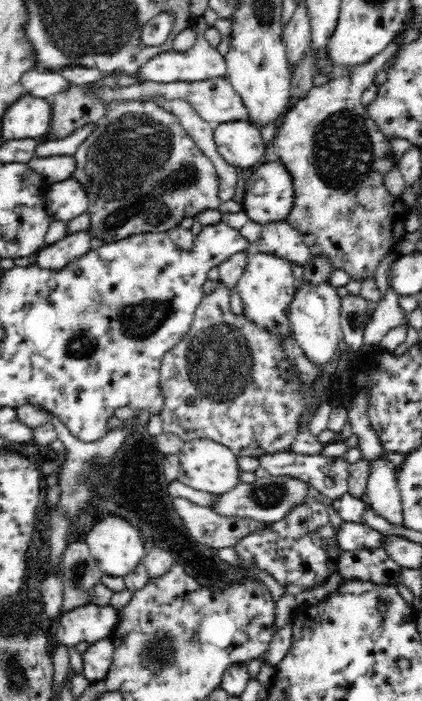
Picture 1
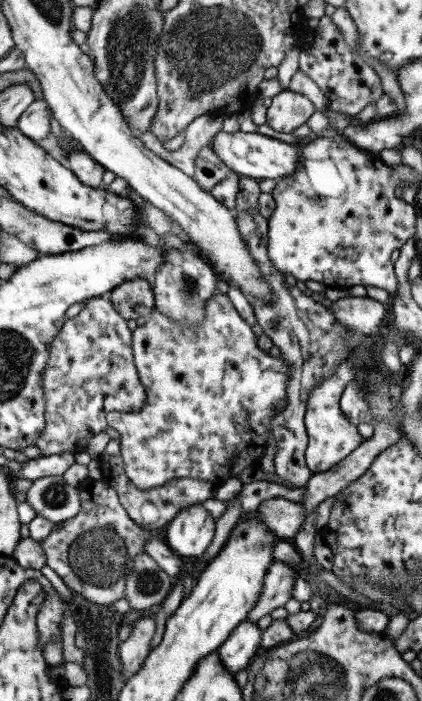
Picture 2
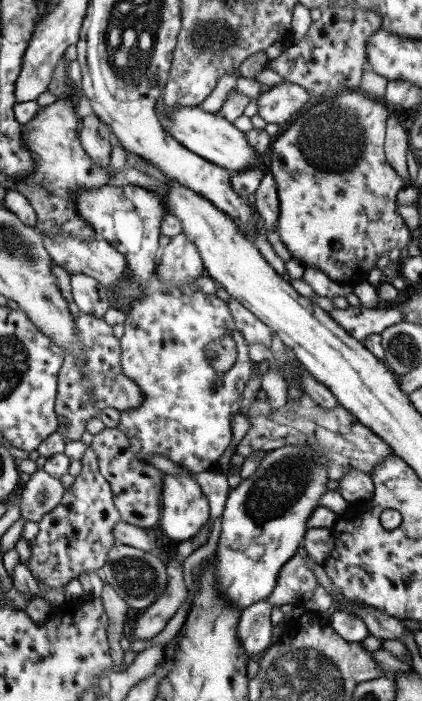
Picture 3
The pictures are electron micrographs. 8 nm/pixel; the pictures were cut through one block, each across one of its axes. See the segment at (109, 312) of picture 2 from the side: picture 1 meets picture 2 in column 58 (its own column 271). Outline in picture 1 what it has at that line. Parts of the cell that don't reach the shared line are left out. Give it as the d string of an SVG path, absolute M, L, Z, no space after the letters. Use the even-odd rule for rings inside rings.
M218 281L219 286L210 294L204 295L196 309L194 320L190 325L190 330L182 337L182 340L175 344L164 356L161 362L160 385L162 386L162 395L164 395L164 408L159 412L163 423L163 432L176 434L184 443L190 440L209 439L214 442L226 446L234 455L238 457L250 457L260 459L262 456L276 452L291 451L291 446L296 440L300 429L299 419L307 410L307 402L305 402L305 392L303 391L303 383L301 382L301 374L299 370L293 370L290 359L286 357L284 349L282 349L282 335L278 333L270 333L268 329L262 328L244 316L238 316L230 309L230 289L222 282Z

